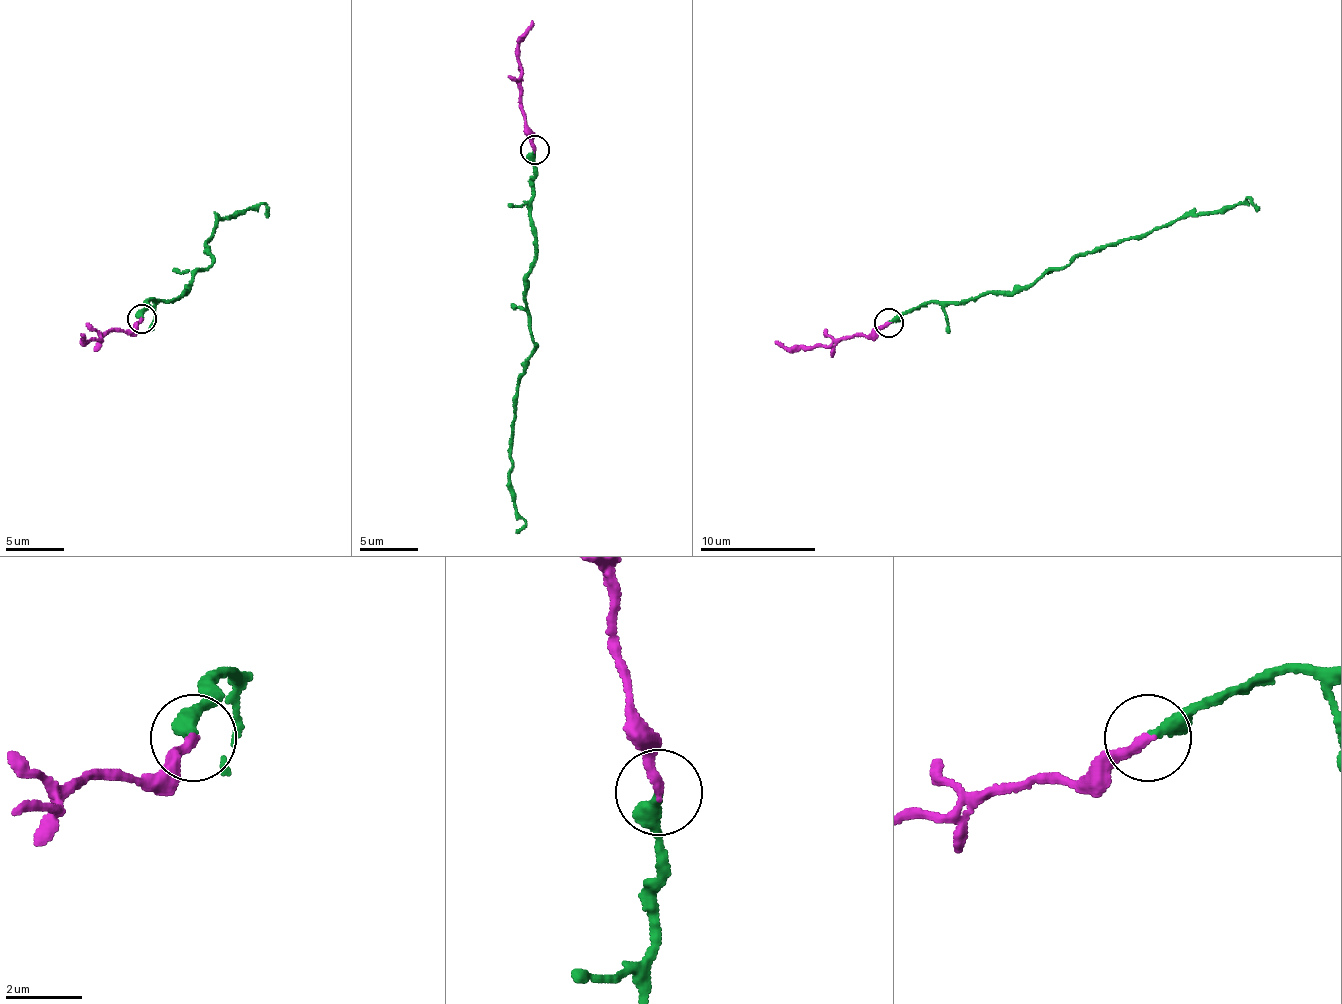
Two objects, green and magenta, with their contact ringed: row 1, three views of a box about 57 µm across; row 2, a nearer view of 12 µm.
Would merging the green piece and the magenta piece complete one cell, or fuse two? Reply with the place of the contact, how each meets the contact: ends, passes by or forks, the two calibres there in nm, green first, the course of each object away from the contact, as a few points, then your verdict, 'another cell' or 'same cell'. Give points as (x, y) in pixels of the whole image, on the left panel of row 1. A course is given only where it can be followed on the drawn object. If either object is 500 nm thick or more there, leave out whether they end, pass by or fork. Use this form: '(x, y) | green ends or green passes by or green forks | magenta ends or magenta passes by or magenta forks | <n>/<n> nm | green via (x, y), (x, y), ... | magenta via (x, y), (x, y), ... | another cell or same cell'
(142, 318) | green ends | magenta ends | 340/240 nm | green via (141, 318), (145, 301), (189, 294), (193, 277), (213, 261), (206, 244), (218, 219), (264, 203), (266, 218) | magenta via (141, 318), (124, 332), (103, 331), (102, 340), (81, 339), (80, 333) | another cell

